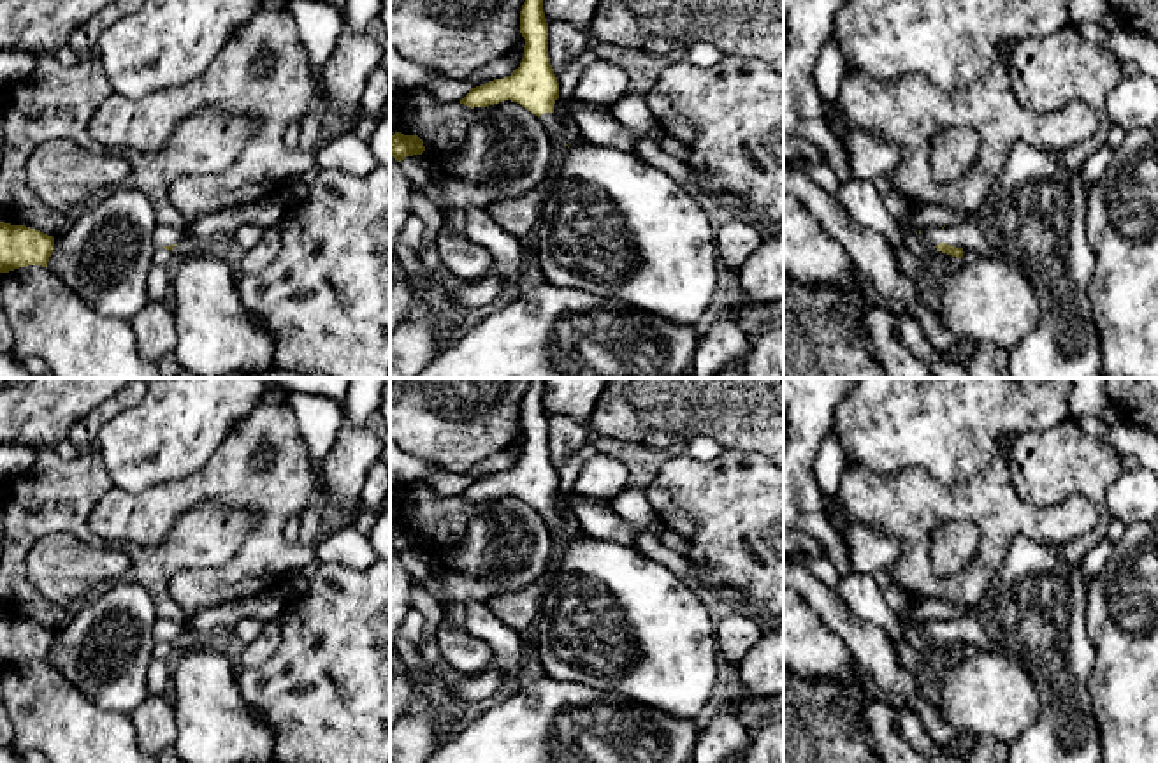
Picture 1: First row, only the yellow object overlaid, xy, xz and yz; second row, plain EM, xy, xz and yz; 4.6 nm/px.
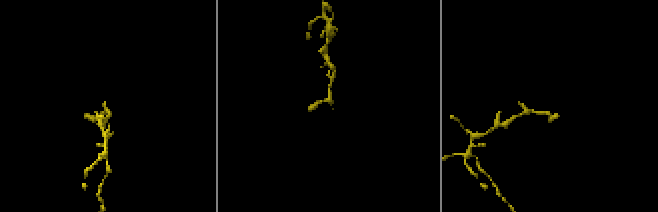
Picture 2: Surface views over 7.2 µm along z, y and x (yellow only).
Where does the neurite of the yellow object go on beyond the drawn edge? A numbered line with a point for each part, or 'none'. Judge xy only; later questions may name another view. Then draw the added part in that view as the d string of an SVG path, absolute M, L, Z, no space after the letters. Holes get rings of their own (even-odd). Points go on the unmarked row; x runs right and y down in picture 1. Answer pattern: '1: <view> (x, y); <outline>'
1: xy (164, 630); M156 619L156 622L153 626L153 636L155 636L156 642L163 642L163 640L179 638L188 629L190 628L188 628L186 622L174 622L174 621L169 621L169 619Z

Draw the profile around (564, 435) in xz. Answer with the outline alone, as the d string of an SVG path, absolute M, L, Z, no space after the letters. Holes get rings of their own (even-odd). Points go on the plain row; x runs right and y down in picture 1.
M548 415L548 452L554 464L561 464L568 455L587 443L587 425L566 415Z

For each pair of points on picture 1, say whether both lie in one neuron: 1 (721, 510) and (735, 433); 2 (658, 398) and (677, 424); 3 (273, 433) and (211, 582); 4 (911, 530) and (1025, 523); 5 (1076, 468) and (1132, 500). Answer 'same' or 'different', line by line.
1: different
2: same
3: same
4: same
5: different

